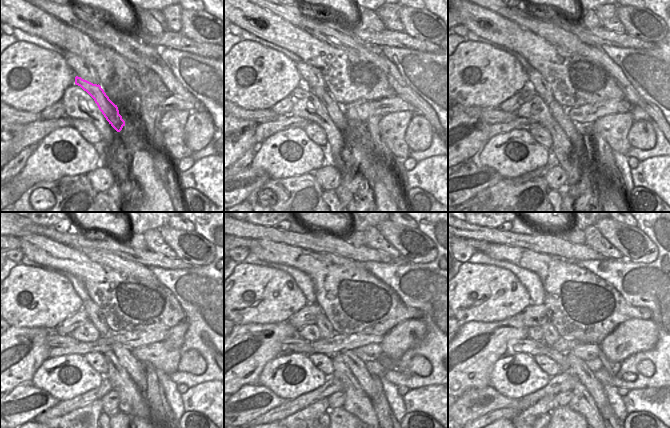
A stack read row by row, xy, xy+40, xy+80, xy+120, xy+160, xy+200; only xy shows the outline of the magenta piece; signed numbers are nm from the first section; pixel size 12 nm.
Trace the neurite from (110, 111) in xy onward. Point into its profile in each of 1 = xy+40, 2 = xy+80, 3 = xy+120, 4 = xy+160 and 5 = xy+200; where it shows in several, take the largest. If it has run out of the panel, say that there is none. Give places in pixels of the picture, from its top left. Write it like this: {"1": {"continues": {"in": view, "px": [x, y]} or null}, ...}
{"1": {"continues": {"in": "xy+40", "px": [334, 110]}}, "2": {"continues": {"in": "xy+80", "px": [583, 144]}}, "3": {"continues": {"in": "xy+120", "px": [135, 368]}}, "4": {"continues": {"in": "xy+160", "px": [358, 367]}}, "5": {"continues": {"in": "xy+200", "px": [578, 367]}}}

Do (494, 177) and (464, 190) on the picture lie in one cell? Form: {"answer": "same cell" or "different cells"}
{"answer": "same cell"}

